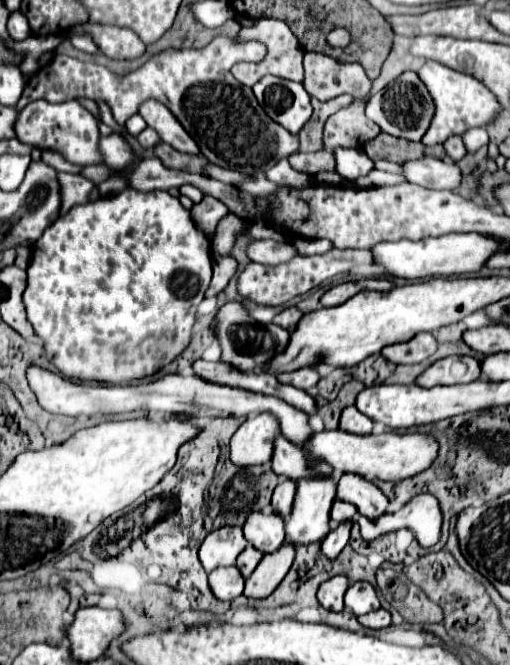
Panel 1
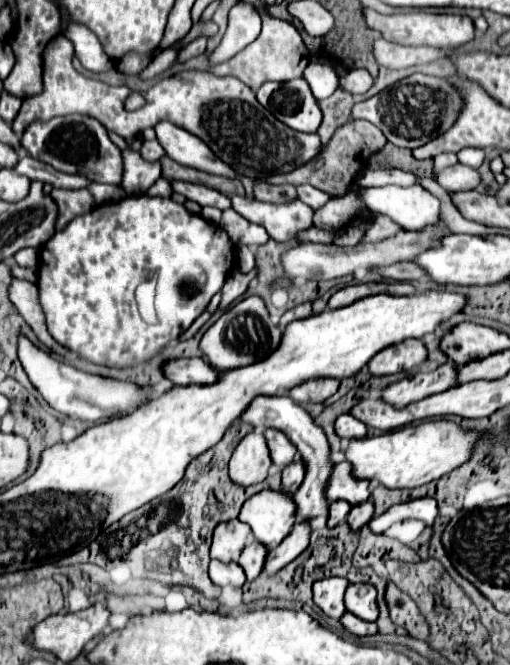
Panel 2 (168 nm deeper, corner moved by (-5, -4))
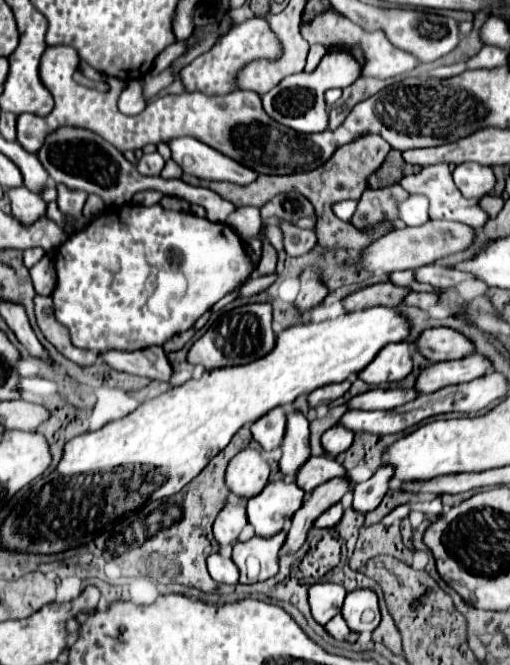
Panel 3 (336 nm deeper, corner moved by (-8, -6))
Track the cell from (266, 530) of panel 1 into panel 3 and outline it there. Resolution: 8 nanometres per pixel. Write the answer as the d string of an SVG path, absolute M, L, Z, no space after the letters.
M269 482L261 494L249 500L247 518L257 536L273 536L301 508L305 492L295 482Z

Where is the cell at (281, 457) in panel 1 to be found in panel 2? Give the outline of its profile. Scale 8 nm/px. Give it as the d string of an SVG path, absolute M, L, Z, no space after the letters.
M266 430L264 436L268 440L268 450L274 464L286 468L296 460L296 448L292 446L292 442L288 442L284 434L280 434L280 430Z

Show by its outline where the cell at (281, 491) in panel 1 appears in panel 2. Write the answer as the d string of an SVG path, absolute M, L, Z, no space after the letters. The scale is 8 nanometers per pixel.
M298 456L298 460L292 462L292 466L286 466L282 470L282 490L284 490L284 494L294 496L294 492L302 484L302 480L304 480L304 462Z

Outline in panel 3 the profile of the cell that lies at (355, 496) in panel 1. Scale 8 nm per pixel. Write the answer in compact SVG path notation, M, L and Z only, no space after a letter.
M311 456L299 470L297 470L297 486L303 488L307 494L313 492L319 484L337 478L337 476L347 476L345 468L337 464L337 460L331 460L327 456Z

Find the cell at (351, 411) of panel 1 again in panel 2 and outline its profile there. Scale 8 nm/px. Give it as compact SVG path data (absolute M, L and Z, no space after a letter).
M348 412L348 414L338 416L338 420L336 420L336 434L340 438L346 438L346 440L348 438L364 438L368 434L368 426Z

